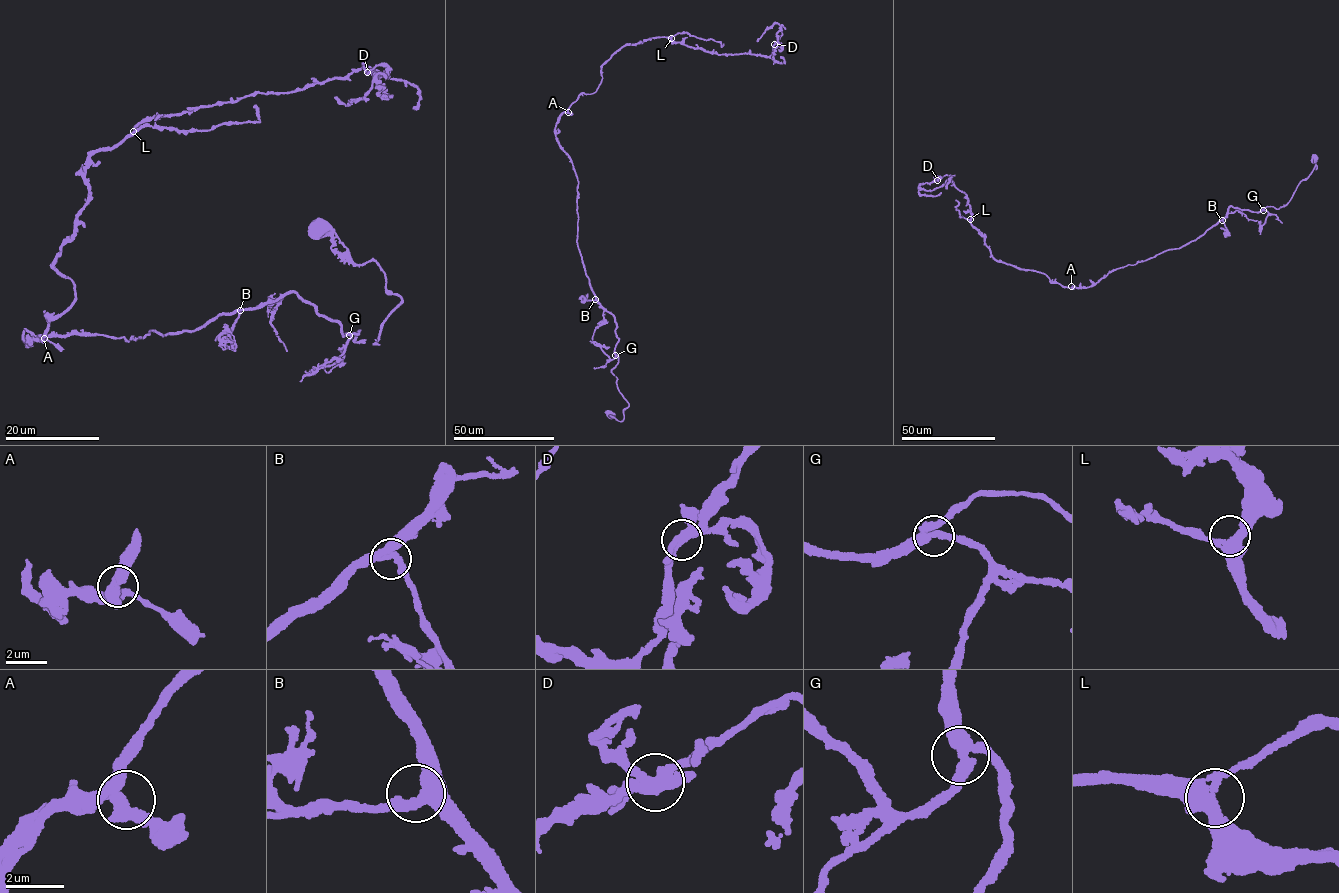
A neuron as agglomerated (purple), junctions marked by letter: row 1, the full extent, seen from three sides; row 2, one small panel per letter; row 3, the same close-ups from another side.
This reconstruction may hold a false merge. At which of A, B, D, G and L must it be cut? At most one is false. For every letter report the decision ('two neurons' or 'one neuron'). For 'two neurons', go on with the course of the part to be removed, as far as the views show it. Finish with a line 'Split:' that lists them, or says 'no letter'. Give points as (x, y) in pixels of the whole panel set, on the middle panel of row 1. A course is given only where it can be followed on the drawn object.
A: one neuron
B: one neuron
D: two neurons | (774, 44), (782, 34), (777, 23), (770, 26), (757, 41)
G: one neuron
L: one neuron
Split: D

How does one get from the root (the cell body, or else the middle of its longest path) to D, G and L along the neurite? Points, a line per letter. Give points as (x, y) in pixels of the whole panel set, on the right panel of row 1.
D: (1313, 158), (1285, 205), (1229, 206), (1195, 240), (1086, 287), (998, 261), (966, 194), (938, 180)
G: (1313, 158), (1316, 168), (1316, 165), (1309, 176), (1300, 182), (1288, 202), (1278, 208), (1267, 206), (1263, 210)
L: (1313, 158), (1316, 168), (1285, 205), (1229, 206), (1195, 240), (1086, 287), (998, 261), (970, 219)

